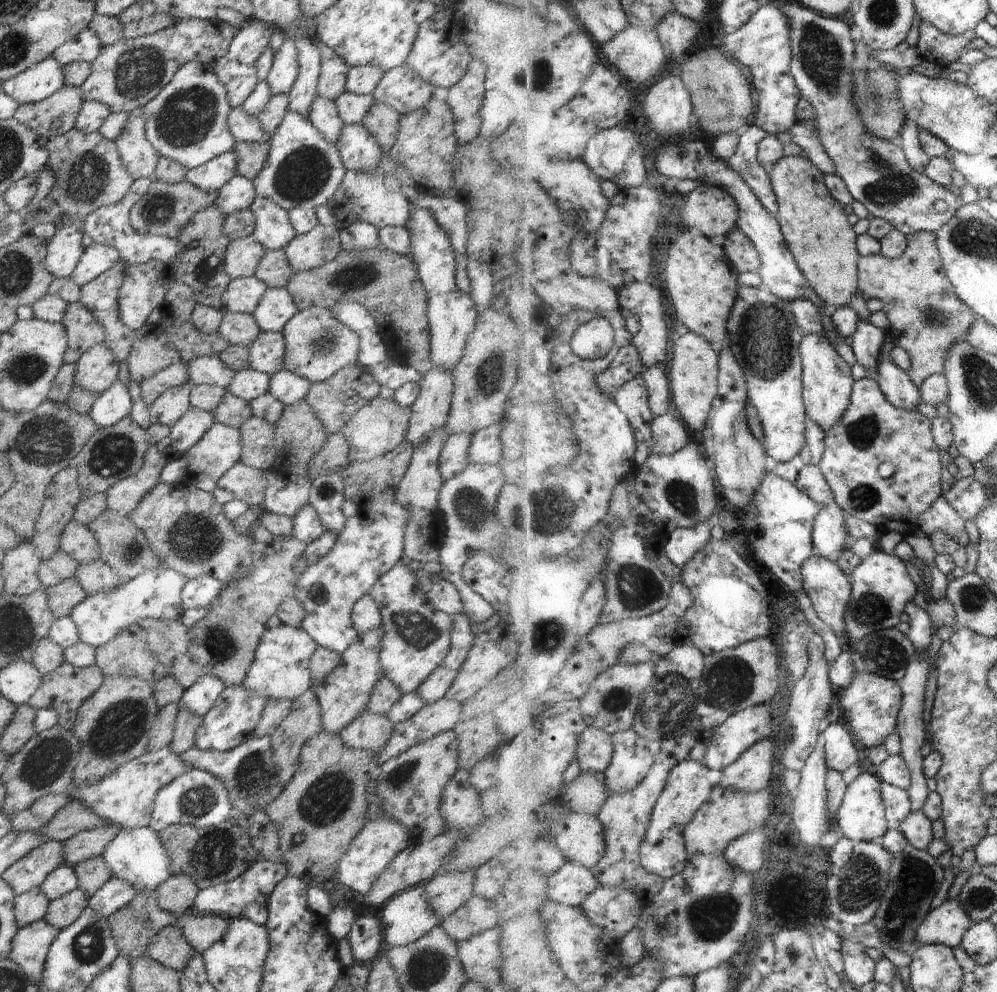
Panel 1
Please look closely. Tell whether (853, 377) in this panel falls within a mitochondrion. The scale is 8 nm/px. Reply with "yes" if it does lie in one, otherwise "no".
no

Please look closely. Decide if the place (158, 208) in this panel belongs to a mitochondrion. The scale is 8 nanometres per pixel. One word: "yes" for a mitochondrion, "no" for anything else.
yes

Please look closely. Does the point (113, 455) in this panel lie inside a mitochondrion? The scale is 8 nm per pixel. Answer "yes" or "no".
yes

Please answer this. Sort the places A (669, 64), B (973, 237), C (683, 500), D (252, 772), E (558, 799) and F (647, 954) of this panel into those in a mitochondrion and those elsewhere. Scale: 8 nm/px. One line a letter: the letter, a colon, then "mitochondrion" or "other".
A: other
B: mitochondrion
C: mitochondrion
D: mitochondrion
E: other
F: other

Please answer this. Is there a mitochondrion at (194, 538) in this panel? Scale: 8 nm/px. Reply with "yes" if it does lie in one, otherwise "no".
yes

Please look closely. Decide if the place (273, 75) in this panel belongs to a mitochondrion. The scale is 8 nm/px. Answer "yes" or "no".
no

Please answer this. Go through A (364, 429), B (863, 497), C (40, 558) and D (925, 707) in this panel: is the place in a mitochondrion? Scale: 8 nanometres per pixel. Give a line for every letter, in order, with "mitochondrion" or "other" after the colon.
A: other
B: mitochondrion
C: other
D: other

